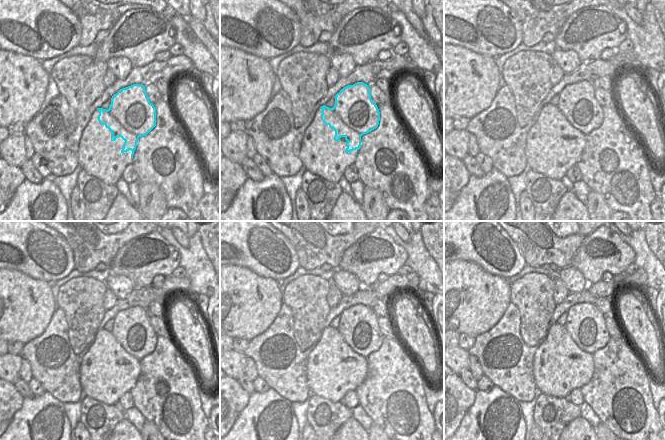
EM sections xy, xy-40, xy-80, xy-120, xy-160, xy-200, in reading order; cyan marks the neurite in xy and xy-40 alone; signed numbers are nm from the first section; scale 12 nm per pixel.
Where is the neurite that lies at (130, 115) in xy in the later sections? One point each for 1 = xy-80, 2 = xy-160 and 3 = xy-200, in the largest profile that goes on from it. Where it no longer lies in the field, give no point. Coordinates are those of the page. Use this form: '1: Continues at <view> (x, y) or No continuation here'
1: Continues at xy-80 (578, 113)
2: Continues at xy-160 (358, 335)
3: Continues at xy-200 (581, 336)

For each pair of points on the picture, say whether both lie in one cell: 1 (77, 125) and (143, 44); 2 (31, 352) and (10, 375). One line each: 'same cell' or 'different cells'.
1: different cells
2: different cells

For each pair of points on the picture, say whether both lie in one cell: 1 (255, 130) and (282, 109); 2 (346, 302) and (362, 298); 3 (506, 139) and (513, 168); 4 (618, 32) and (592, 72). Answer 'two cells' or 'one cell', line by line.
1: one cell
2: one cell
3: two cells
4: two cells

